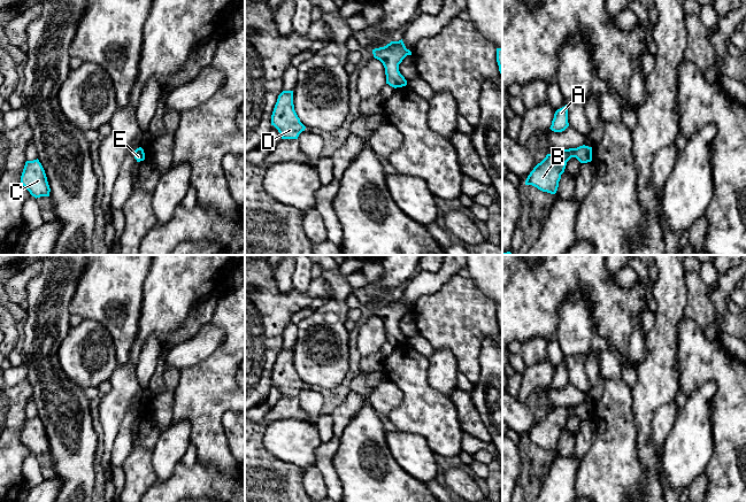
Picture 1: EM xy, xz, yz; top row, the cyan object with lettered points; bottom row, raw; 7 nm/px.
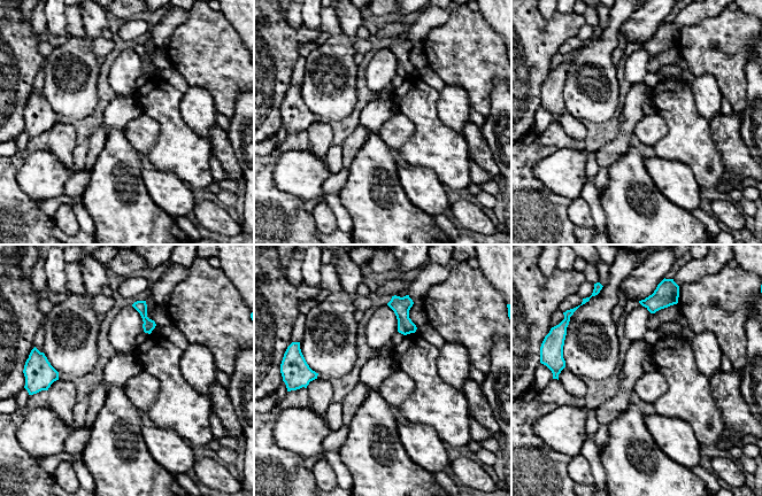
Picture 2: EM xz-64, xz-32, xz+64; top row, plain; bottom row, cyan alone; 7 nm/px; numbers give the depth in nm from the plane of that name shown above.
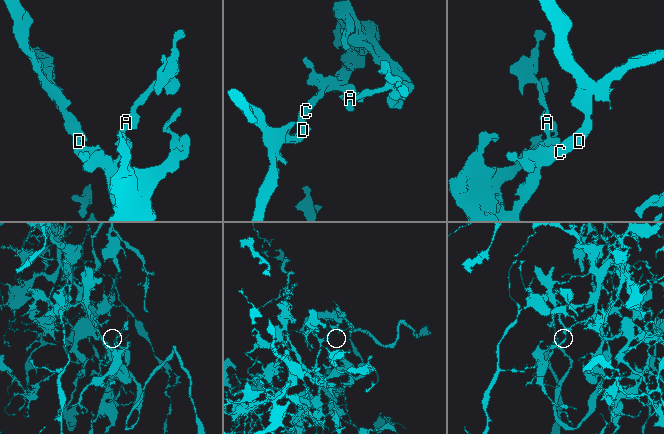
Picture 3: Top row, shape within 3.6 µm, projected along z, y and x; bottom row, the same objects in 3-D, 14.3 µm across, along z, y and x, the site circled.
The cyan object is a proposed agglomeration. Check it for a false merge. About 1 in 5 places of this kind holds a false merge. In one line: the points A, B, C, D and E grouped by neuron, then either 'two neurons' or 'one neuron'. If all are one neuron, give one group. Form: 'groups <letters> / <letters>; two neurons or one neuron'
groups A B C D E; one neuron

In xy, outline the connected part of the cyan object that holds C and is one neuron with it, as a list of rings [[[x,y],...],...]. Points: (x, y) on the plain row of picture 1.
[[[39,417],[26,418],[22,433],[21,441],[30,449],[32,454],[49,454],[49,442],[45,427]]]

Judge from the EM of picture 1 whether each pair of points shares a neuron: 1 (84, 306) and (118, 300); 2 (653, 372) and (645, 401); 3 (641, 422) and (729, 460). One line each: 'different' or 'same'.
1: same
2: same
3: different

